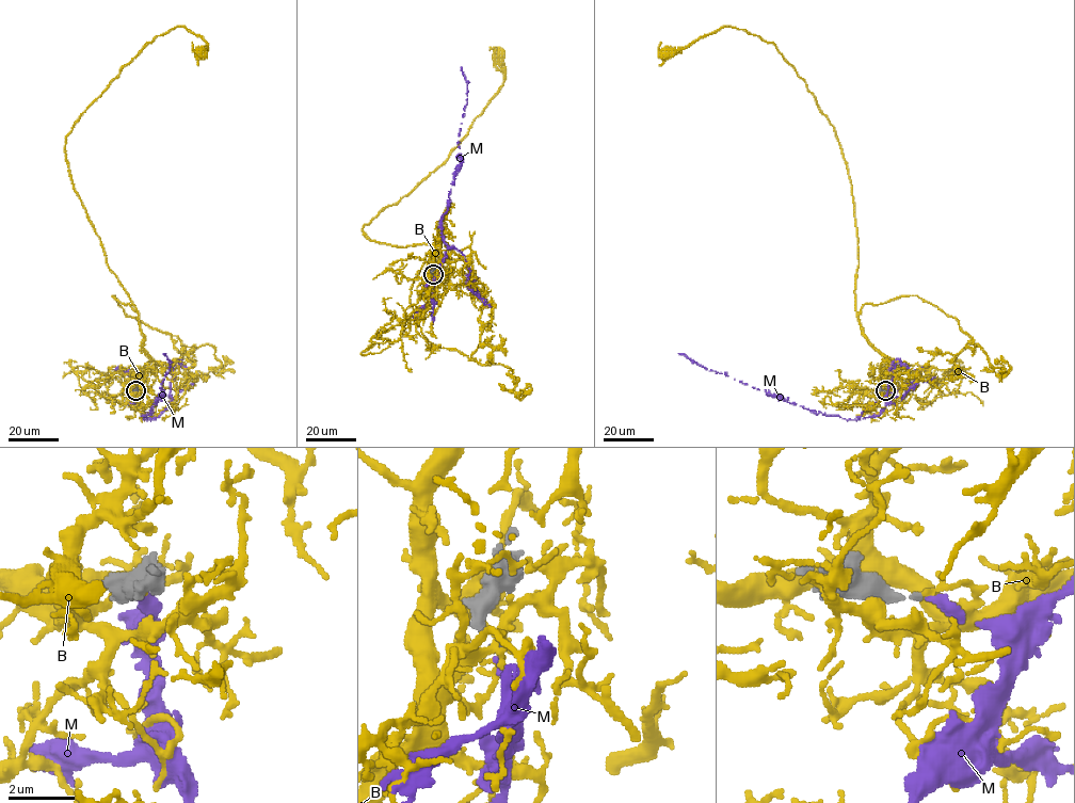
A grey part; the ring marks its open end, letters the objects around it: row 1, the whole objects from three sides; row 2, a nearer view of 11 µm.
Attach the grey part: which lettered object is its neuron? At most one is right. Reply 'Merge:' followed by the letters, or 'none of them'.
Merge: M

